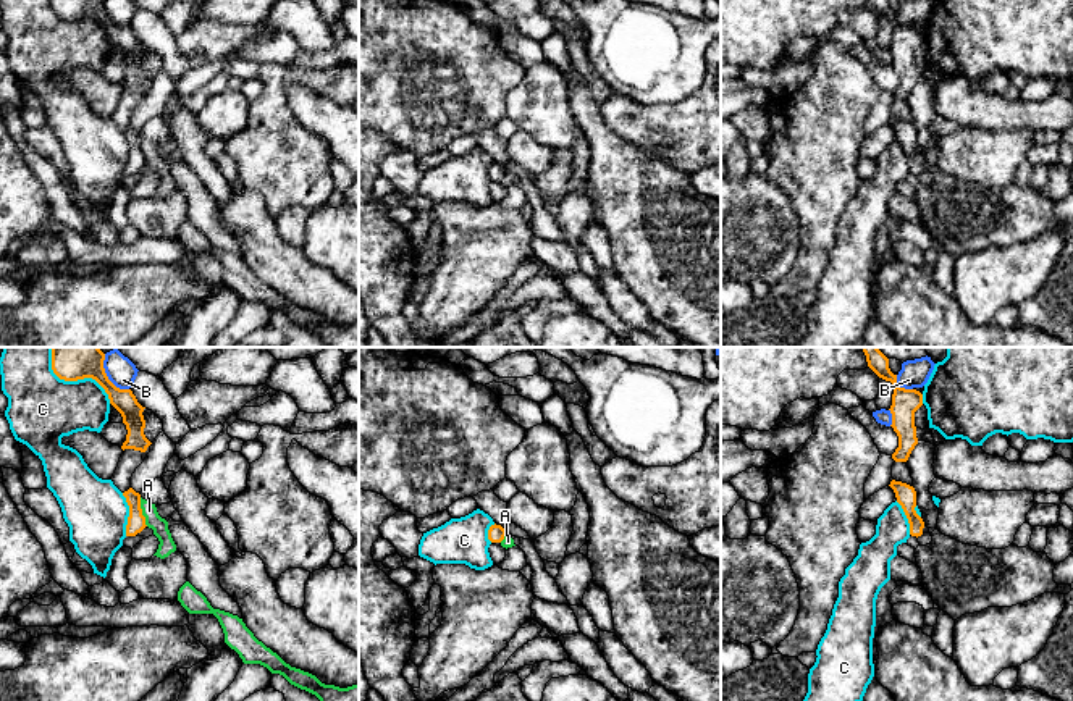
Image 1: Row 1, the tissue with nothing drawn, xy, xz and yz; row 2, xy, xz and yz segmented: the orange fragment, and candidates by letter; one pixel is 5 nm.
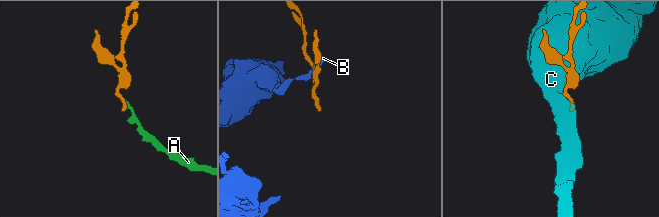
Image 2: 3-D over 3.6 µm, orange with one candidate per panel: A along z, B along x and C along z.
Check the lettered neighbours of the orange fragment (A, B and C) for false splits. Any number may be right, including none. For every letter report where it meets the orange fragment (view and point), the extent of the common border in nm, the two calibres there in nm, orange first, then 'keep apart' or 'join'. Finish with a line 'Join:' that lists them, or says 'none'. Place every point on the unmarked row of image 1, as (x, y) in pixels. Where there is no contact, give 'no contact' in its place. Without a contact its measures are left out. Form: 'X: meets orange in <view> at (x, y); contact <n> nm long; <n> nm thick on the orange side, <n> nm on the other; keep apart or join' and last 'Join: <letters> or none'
A: meets orange in xy at (141, 151); contact 150 nm long; 100 nm thick on the orange side, 80 nm on the other; keep apart
B: meets orange in xy at (109, 18); contact 190 nm long; 110 nm thick on the orange side, 130 nm on the other; keep apart
C: meets orange in xy at (81, 16); contact 360 nm long; 110 nm thick on the orange side, 340 nm on the other; keep apart
Join: none

